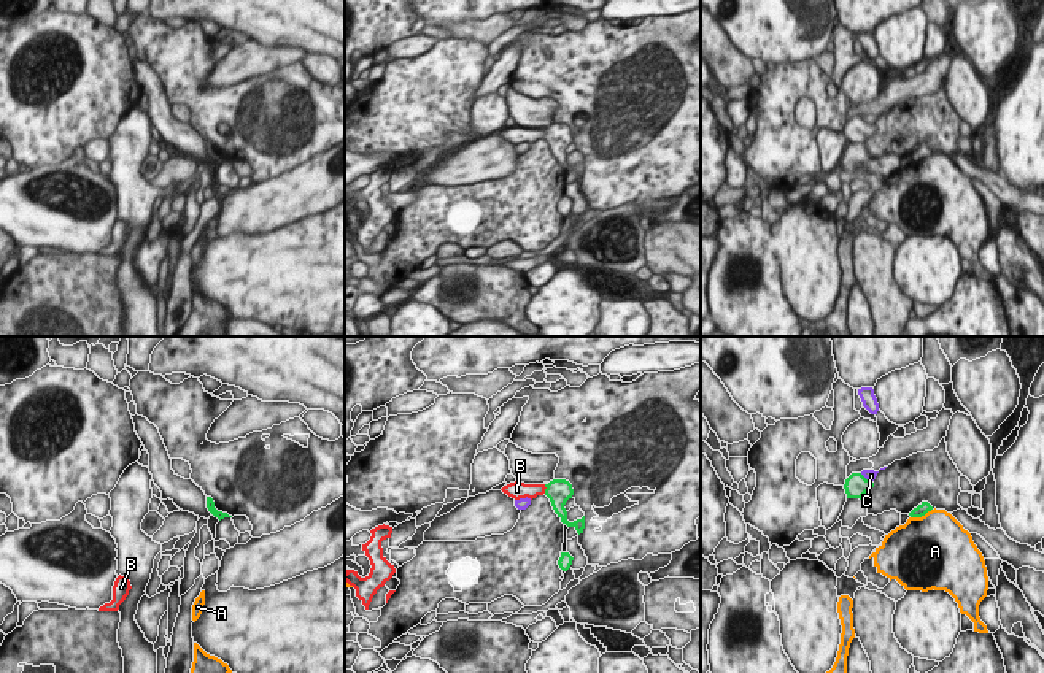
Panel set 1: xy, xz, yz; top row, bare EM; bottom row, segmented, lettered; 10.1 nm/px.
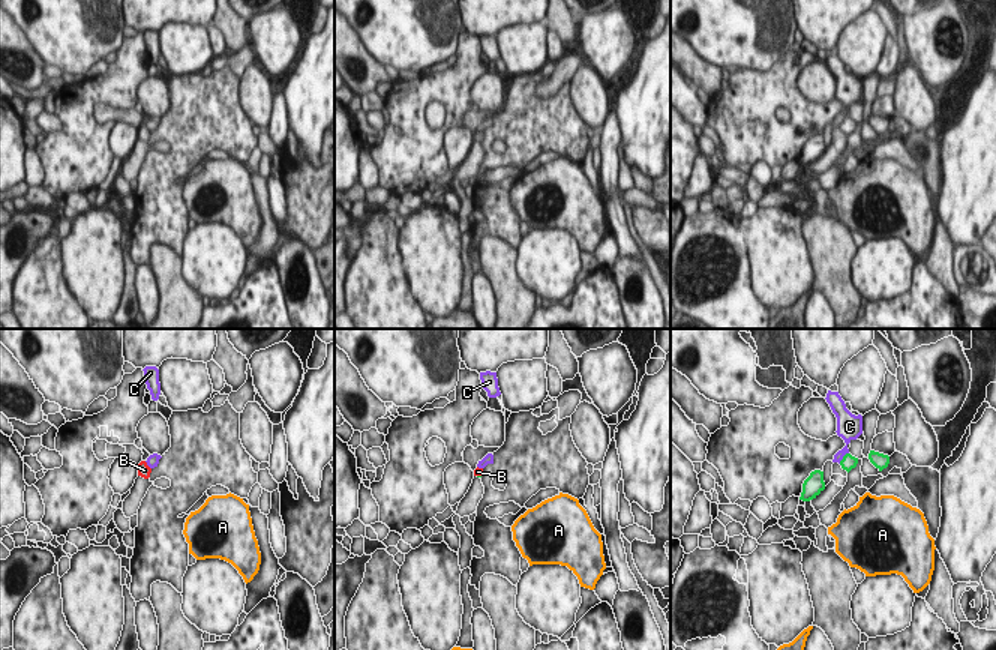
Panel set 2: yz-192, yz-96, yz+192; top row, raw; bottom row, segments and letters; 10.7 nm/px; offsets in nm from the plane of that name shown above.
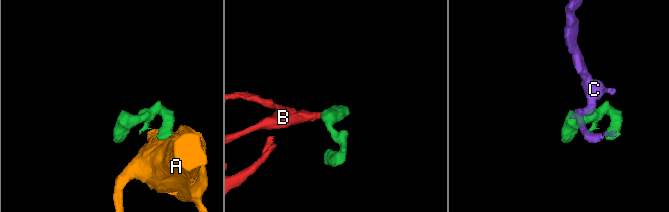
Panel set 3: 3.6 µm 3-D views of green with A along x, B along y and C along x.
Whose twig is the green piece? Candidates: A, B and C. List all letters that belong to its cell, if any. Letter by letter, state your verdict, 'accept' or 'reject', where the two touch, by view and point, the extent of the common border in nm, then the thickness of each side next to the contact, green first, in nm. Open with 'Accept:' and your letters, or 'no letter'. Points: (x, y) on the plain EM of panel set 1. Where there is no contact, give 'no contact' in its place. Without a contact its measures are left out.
Accept: B
A: reject; contact yz (920, 161); length 240 nm; calibres 120 and 500 nm
B: accept; contact xz (545, 134); length 100 nm; calibres 240 and 160 nm
C: reject; contact yz (865, 123); length 150 nm; calibres 240 and 100 nm

